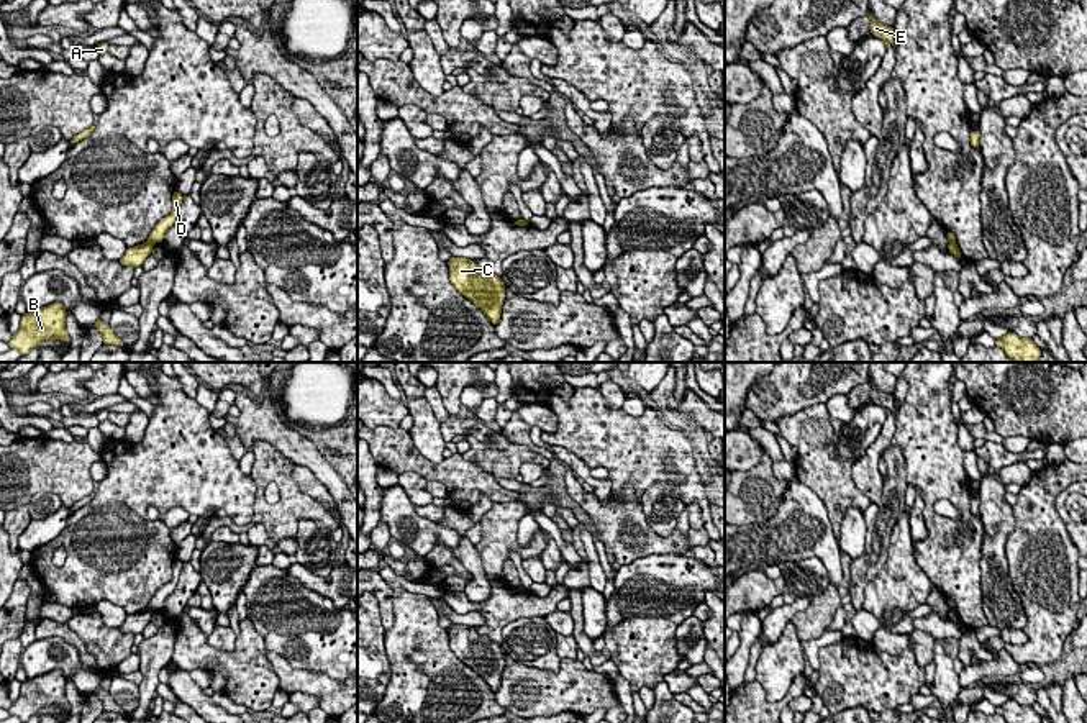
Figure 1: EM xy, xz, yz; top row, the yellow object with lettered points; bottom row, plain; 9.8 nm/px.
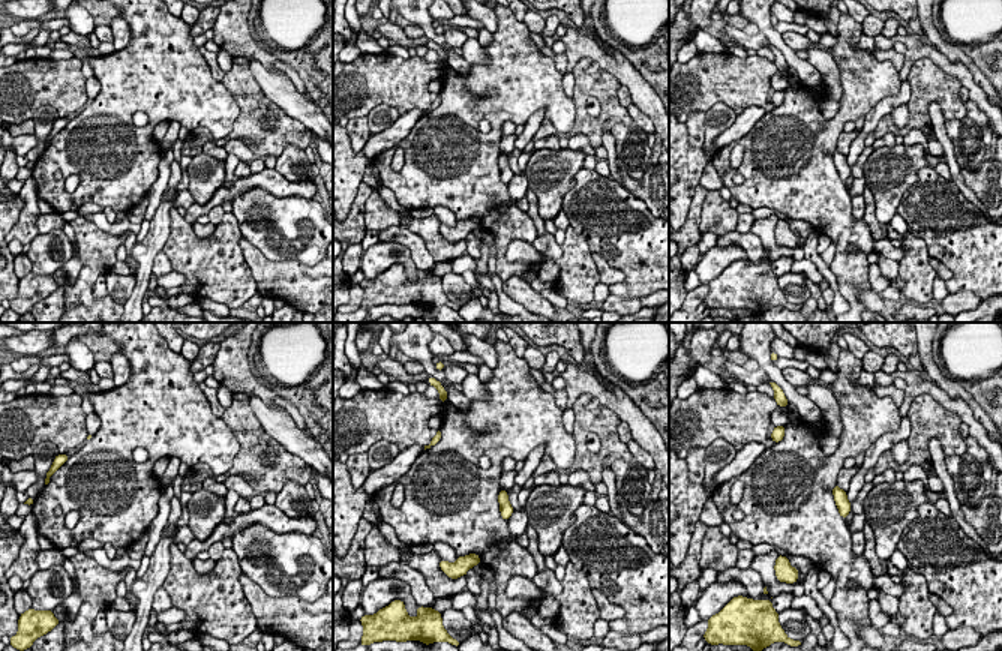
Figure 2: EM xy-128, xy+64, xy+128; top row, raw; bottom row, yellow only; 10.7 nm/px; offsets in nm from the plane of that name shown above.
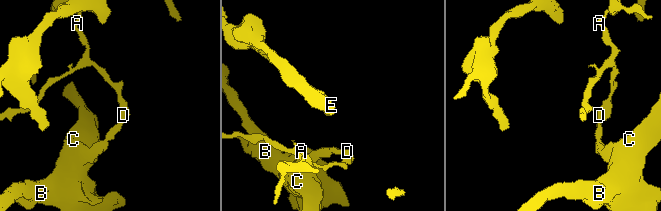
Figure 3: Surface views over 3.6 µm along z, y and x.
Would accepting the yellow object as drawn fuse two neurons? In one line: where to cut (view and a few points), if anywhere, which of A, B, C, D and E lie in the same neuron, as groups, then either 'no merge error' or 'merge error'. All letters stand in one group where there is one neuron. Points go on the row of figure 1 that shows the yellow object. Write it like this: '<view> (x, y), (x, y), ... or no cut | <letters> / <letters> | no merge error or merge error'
xy (148, 240), (153, 243) | A D / B C E | merge error

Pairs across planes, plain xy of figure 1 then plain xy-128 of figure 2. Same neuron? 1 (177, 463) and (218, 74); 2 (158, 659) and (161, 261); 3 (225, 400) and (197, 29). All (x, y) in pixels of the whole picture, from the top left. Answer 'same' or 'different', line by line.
1: different
2: different
3: same

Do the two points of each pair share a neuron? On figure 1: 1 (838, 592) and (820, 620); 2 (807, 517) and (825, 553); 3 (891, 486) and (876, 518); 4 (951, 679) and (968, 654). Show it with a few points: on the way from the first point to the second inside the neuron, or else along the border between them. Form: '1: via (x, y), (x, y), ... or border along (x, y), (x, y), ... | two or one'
1: via (832, 599), (820, 613) | one
2: via (807, 525), (807, 530), (822, 545) | one
3: via (891, 494), (882, 504), (882, 510) | one
4: border along (958, 640), (958, 658), (963, 664) | two

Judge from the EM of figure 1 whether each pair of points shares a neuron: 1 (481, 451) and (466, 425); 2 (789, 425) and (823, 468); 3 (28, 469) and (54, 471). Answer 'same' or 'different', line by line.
1: different
2: same
3: same

